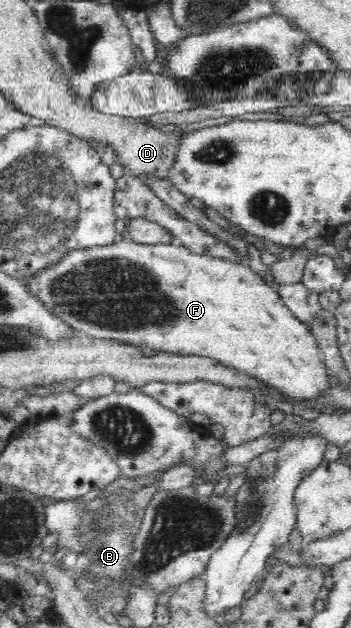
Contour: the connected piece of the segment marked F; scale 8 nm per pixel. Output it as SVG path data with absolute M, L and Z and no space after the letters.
M121 240L111 243L111 245L105 245L105 247L73 249L61 261L55 267L51 267L53 271L43 271L37 277L27 277L27 281L23 279L23 283L33 287L33 291L31 291L33 295L37 295L39 299L45 299L45 303L49 303L53 307L53 311L57 311L57 315L61 315L63 319L69 319L69 324L84 335L89 335L93 338L116 339L118 342L133 344L138 349L139 347L147 346L154 350L163 350L174 354L210 357L221 362L221 365L235 370L237 374L243 374L243 376L265 385L267 389L275 390L278 395L282 395L286 400L297 402L297 405L305 404L306 402L319 404L320 400L323 400L332 389L332 375L327 369L325 354L319 347L317 336L313 333L311 325L303 323L297 316L293 315L293 312L279 295L279 290L265 284L261 276L253 272L249 265L231 263L226 261L226 259L214 258L206 253L198 254L177 243L147 245L133 240L128 242Z

